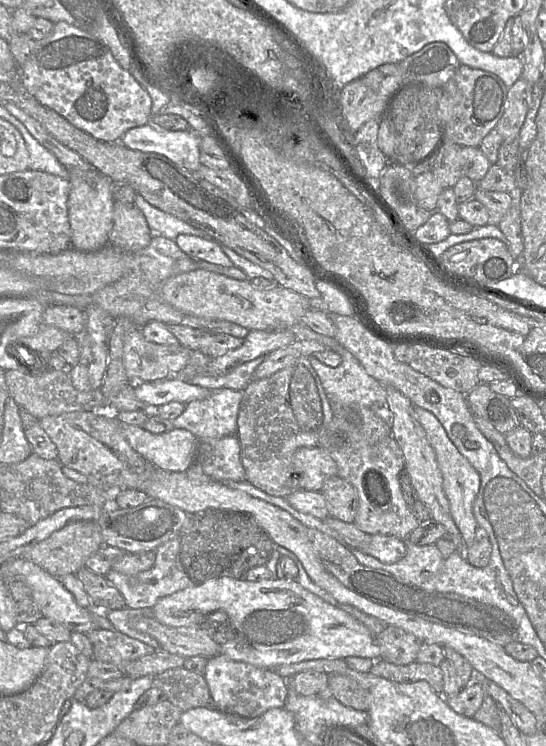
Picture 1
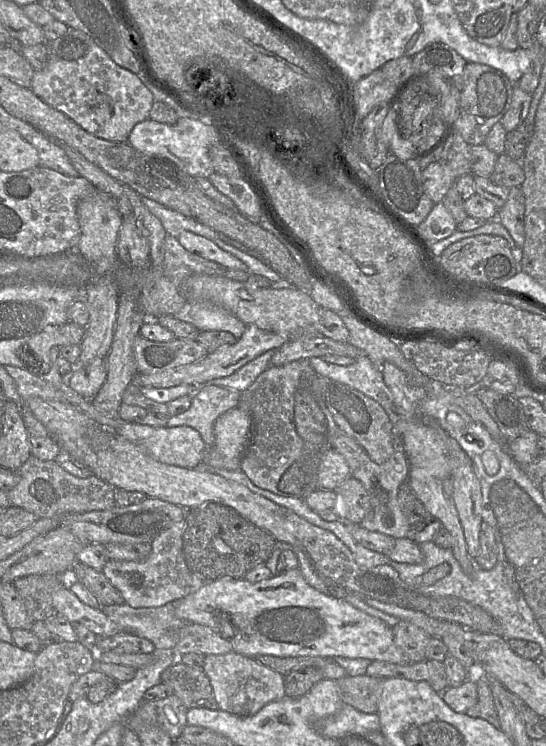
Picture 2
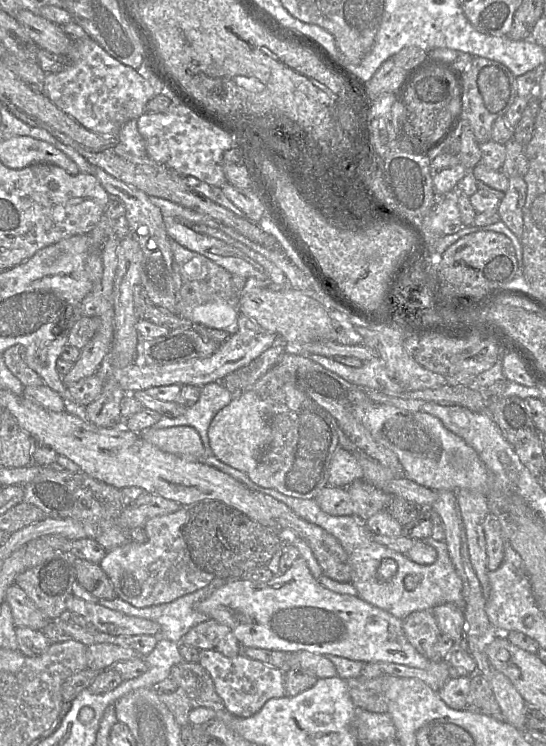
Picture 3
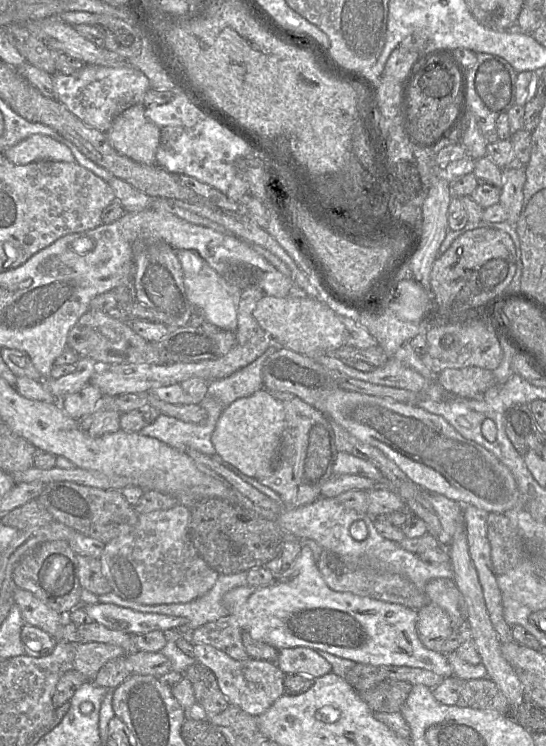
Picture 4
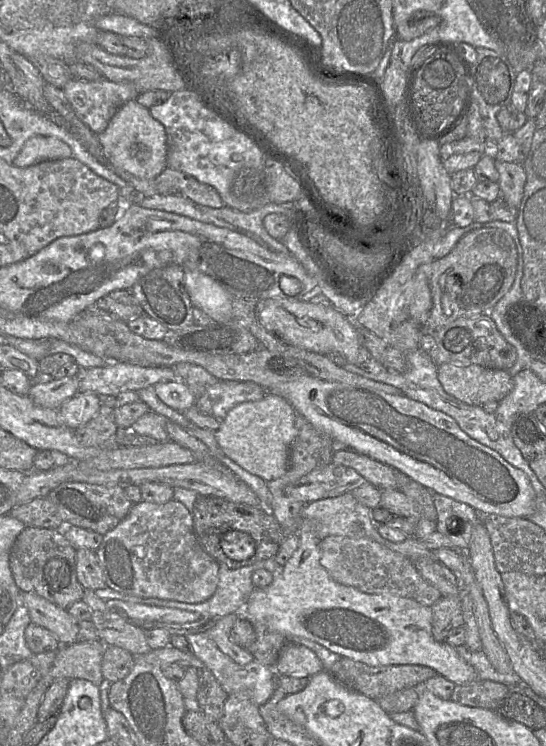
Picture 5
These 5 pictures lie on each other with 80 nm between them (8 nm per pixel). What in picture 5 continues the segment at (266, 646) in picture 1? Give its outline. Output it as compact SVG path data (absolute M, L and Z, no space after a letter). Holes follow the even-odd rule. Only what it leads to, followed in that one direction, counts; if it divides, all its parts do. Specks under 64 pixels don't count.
M300 520L298 525L299 545L288 562L281 568L272 582L264 588L255 588L248 597L242 615L254 626L265 626L288 640L305 638L324 646L342 657L365 663L372 667L392 665L421 665L432 668L436 673L463 685L477 679L477 673L458 654L456 647L437 642L432 635L431 607L417 601L395 595L366 594L354 587L335 582L320 564L320 538L315 533L315 524Z

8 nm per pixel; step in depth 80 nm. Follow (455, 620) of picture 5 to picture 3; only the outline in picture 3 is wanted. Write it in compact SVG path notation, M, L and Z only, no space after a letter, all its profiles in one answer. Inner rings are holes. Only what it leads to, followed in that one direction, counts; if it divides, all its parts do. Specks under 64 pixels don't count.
M431 610L417 611L402 622L409 643L430 661L441 659L435 651L435 644L442 635Z

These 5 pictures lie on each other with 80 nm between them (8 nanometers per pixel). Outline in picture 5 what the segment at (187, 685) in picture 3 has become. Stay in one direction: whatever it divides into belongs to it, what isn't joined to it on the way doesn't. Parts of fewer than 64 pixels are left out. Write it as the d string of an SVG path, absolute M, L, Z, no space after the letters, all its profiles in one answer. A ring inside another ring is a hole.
M205 667L199 669L197 701L200 709L215 722L223 716L224 704L228 695L214 675Z

